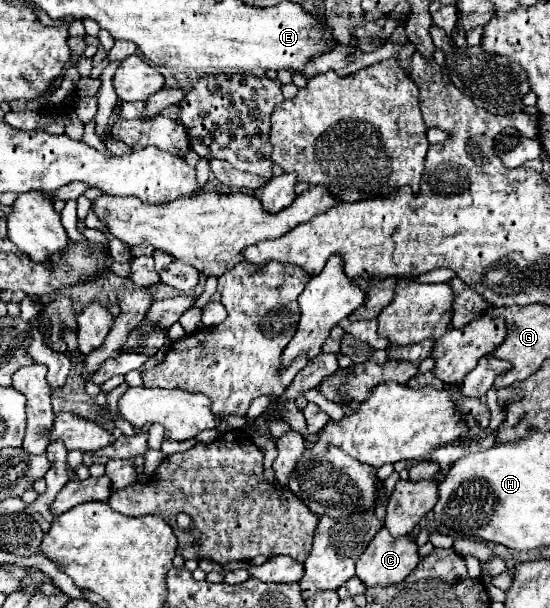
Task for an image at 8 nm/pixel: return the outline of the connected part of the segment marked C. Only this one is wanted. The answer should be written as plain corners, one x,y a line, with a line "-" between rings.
382,528
356,562
356,576
366,586
390,586
402,582
418,562
418,544
410,534
394,538

